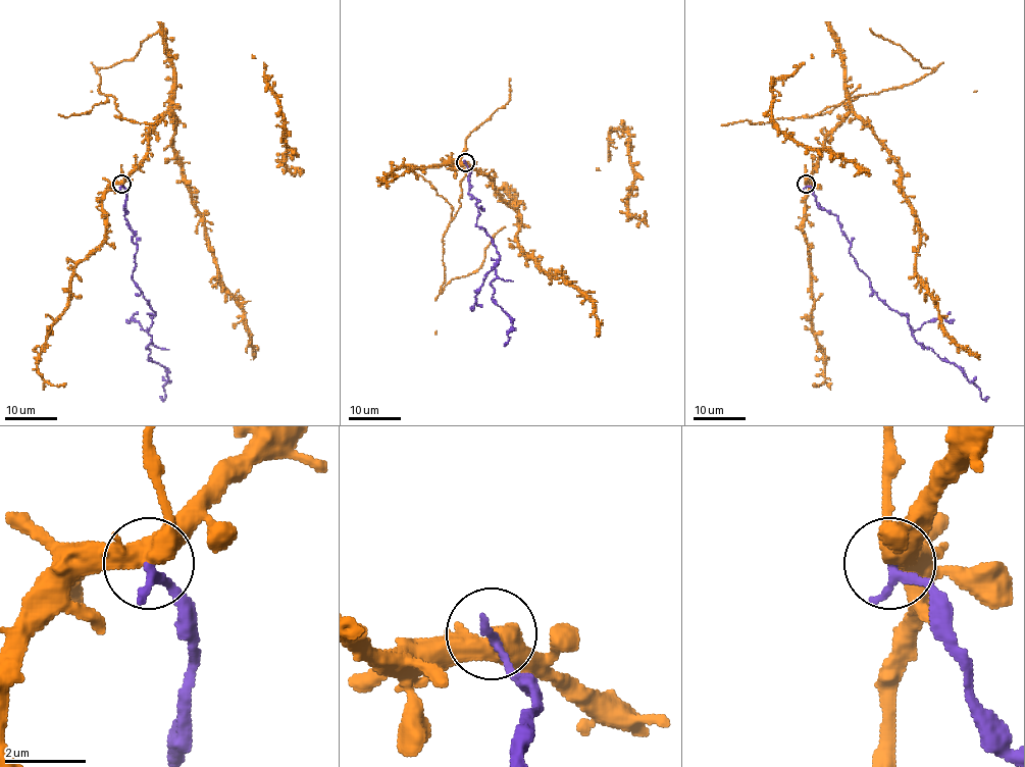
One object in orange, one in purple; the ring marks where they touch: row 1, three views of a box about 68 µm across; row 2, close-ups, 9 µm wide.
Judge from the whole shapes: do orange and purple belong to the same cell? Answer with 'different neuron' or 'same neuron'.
different neuron

